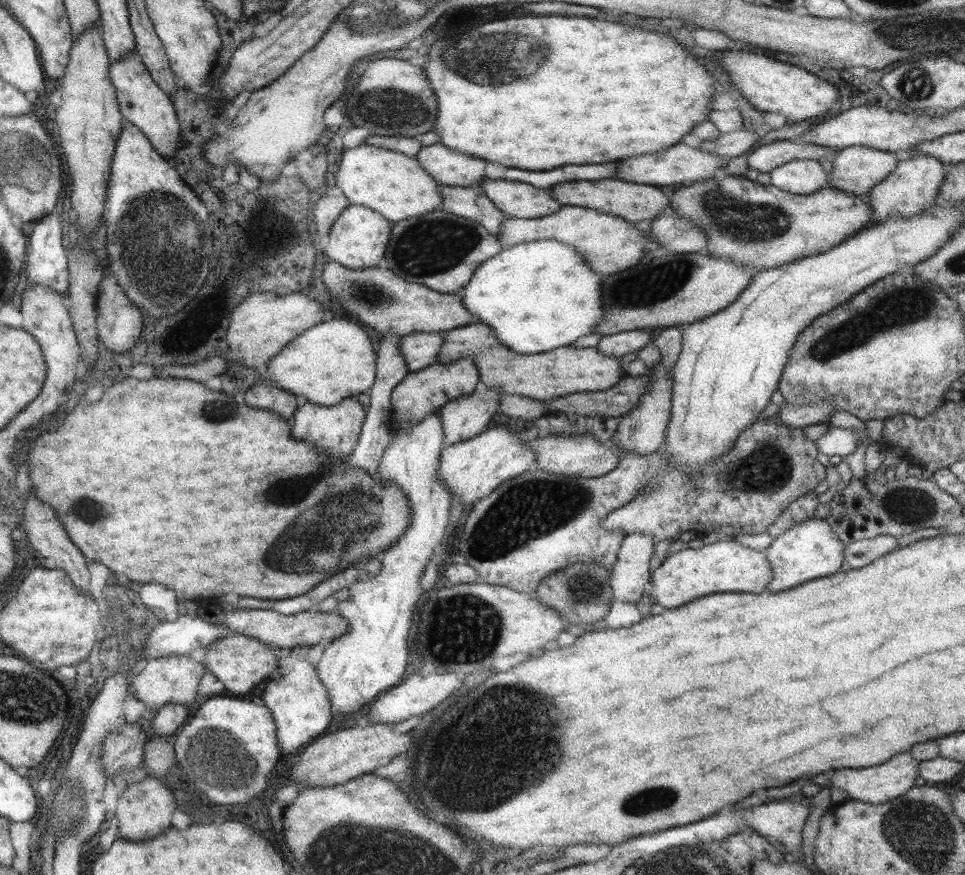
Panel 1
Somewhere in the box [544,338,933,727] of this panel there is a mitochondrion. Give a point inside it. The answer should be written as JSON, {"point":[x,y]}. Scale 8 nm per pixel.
{"point":[768,467]}

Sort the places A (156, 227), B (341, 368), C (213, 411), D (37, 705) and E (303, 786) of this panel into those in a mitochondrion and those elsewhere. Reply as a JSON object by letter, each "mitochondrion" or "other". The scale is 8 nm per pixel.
{"A":"mitochondrion","B":"other","C":"mitochondrion","D":"mitochondrion","E":"other"}

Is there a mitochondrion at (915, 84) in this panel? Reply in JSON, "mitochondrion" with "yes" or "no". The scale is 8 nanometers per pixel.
{"mitochondrion":"yes"}

